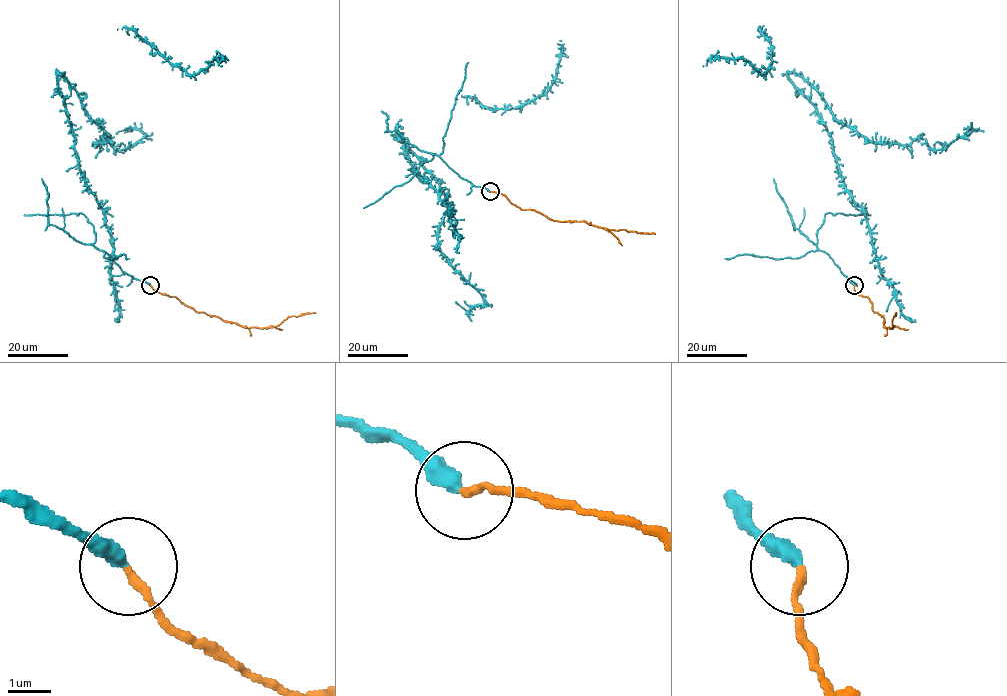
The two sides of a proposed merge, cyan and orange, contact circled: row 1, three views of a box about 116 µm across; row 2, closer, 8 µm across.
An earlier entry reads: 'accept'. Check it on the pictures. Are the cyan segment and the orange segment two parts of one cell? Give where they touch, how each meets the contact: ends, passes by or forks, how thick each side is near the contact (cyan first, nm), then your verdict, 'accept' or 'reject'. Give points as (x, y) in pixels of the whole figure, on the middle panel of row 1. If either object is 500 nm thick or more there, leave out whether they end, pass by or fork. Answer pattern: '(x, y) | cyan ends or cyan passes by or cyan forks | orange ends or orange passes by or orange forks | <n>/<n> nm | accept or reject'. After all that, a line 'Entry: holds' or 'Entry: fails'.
(490, 191) | cyan ends | orange ends | 360/170 nm | accept
Entry: holds

